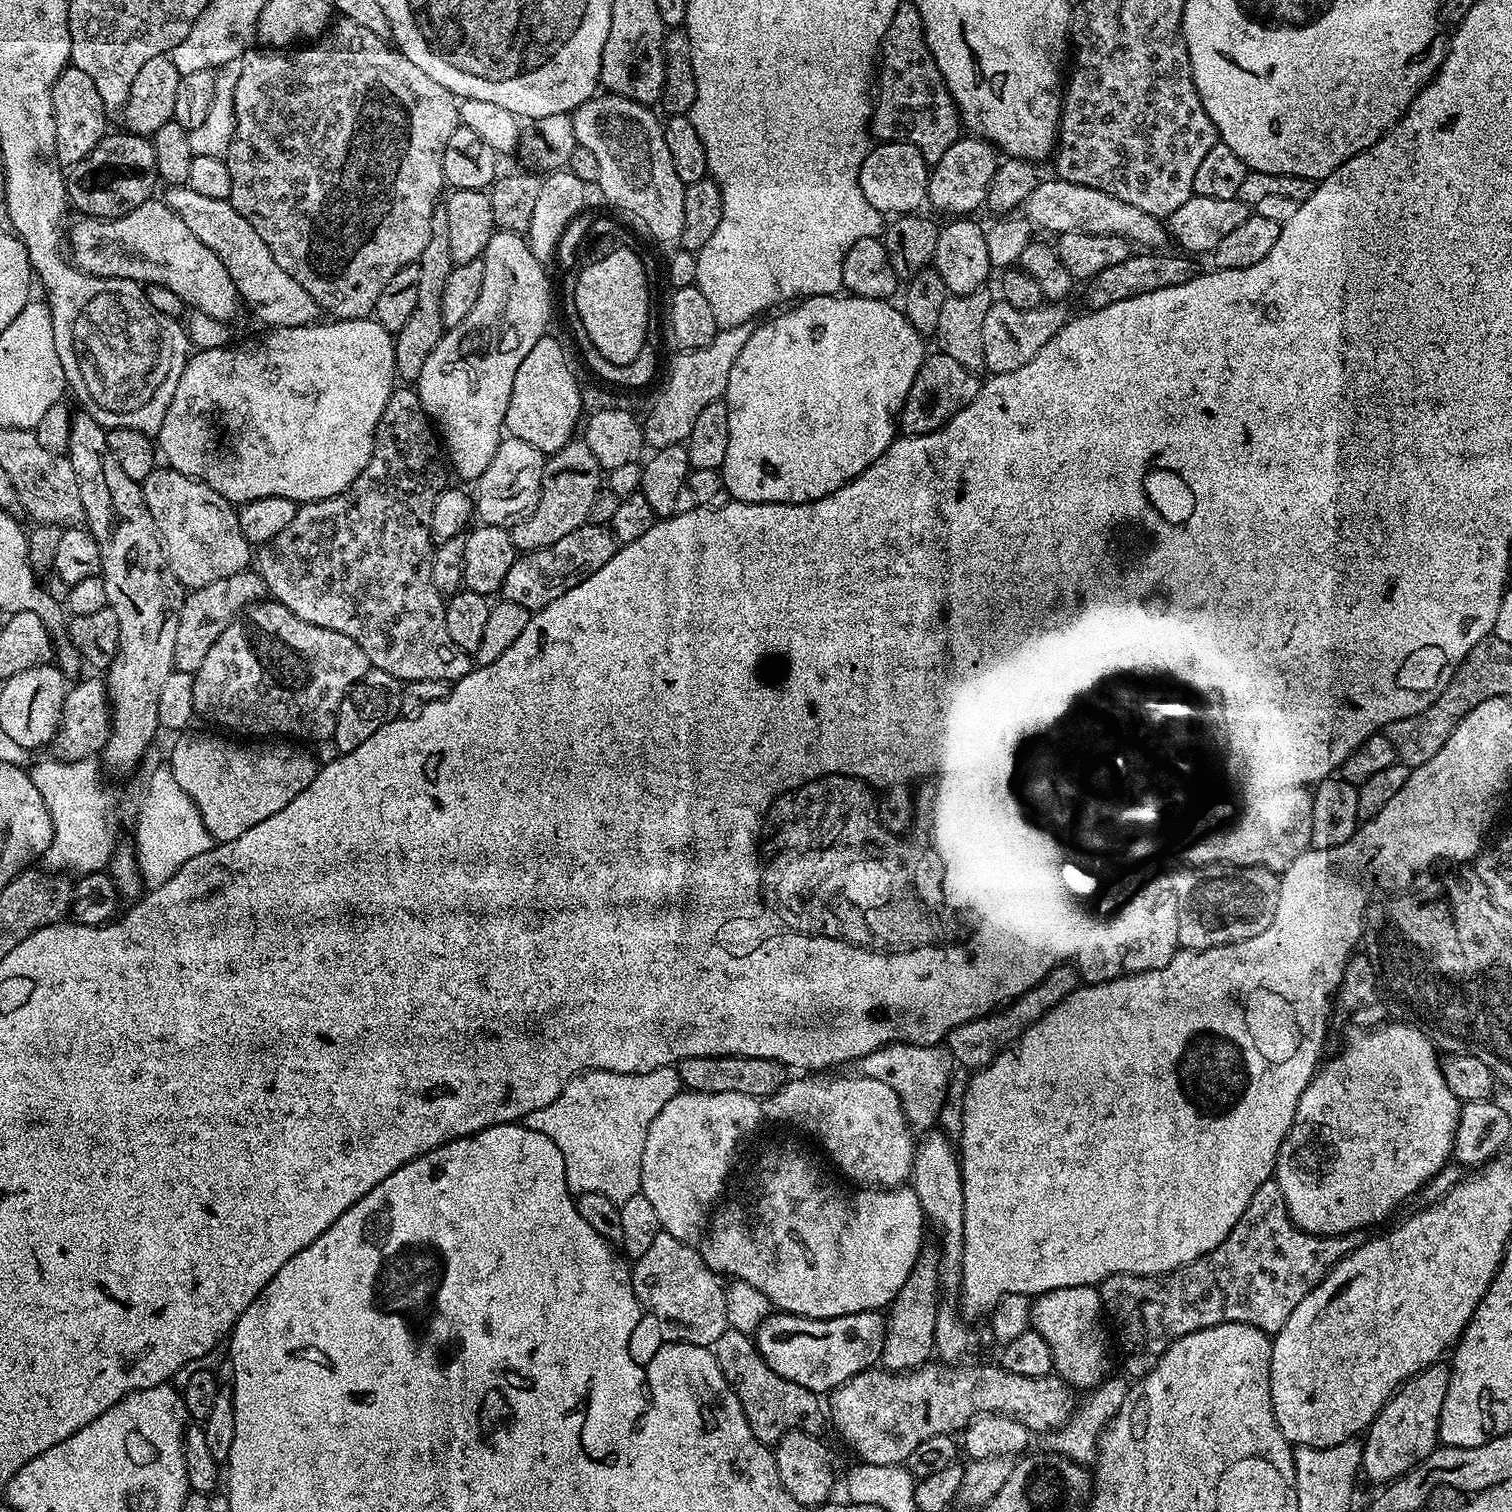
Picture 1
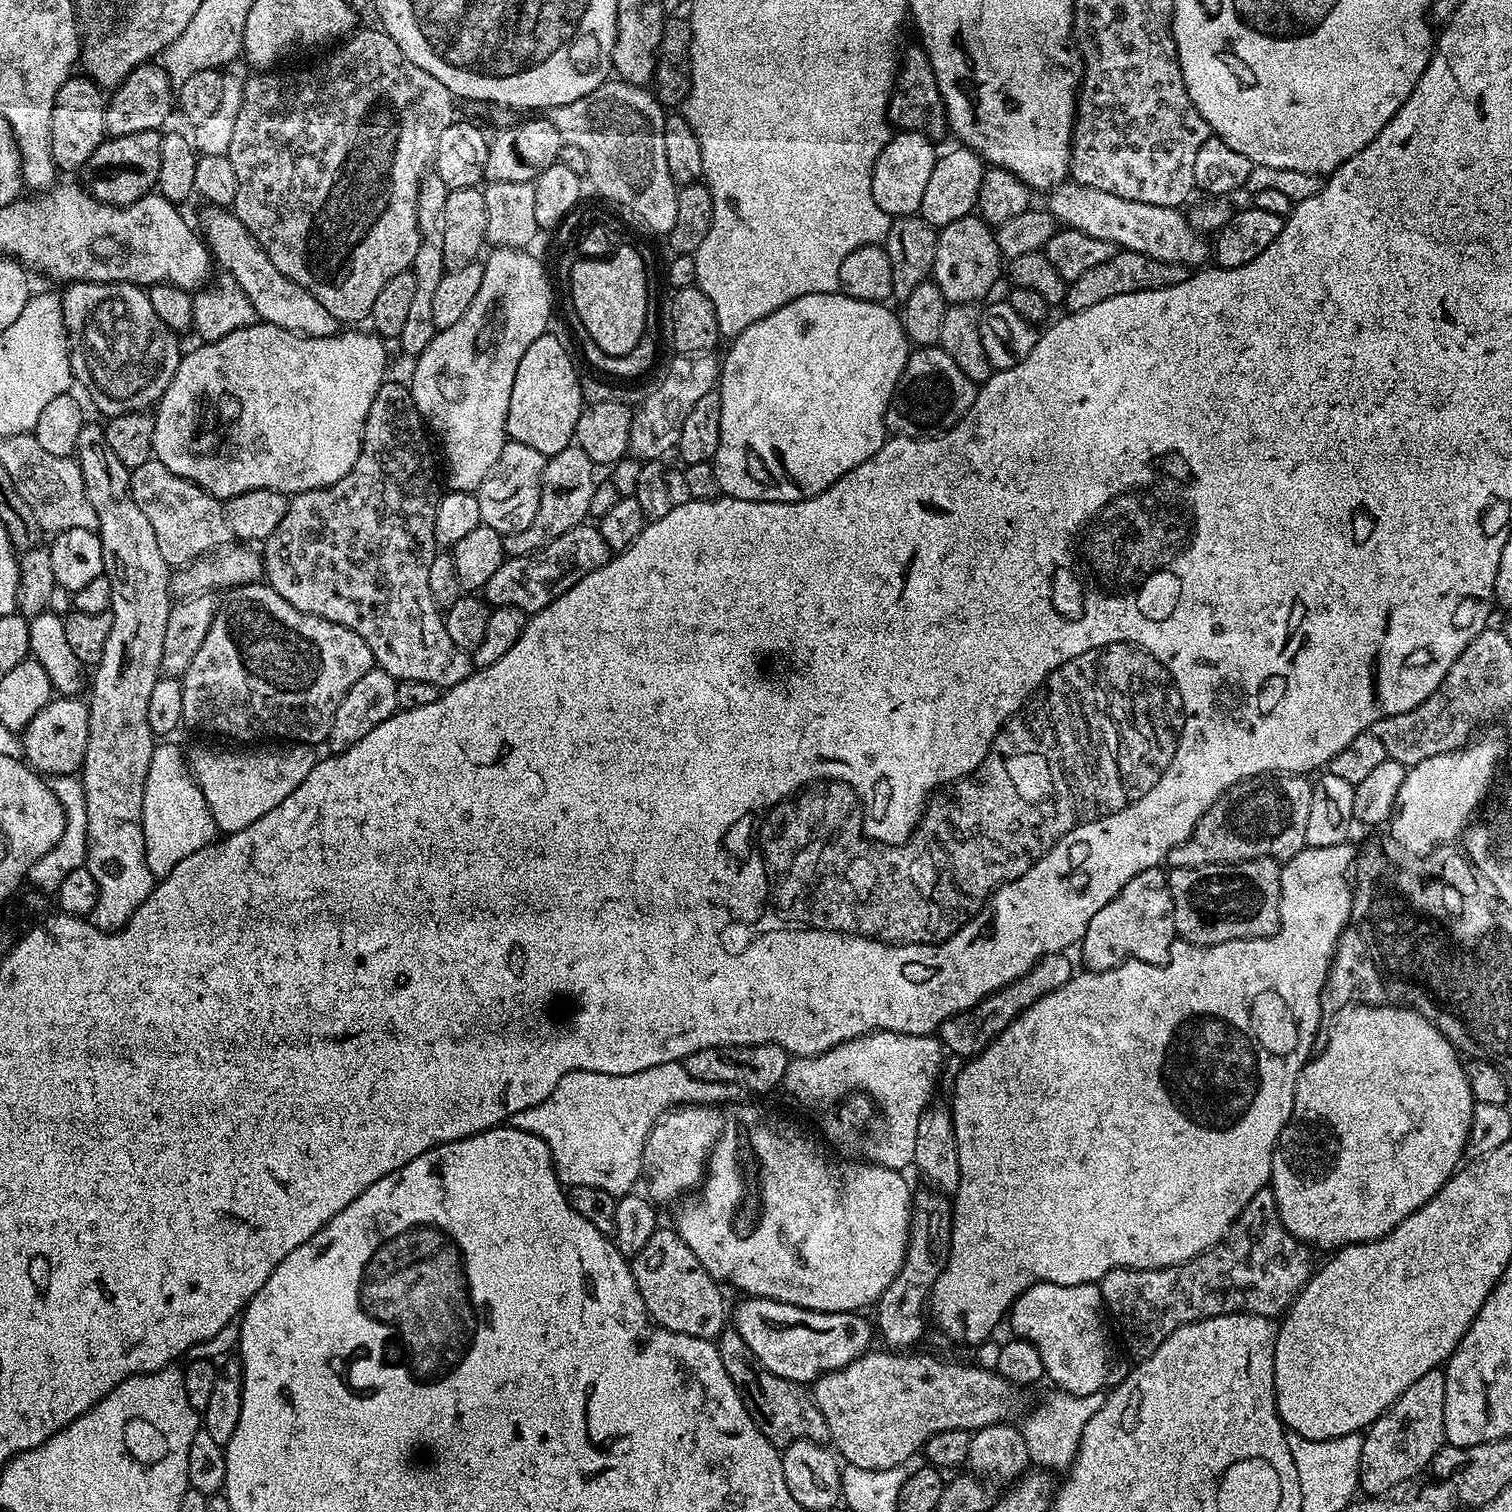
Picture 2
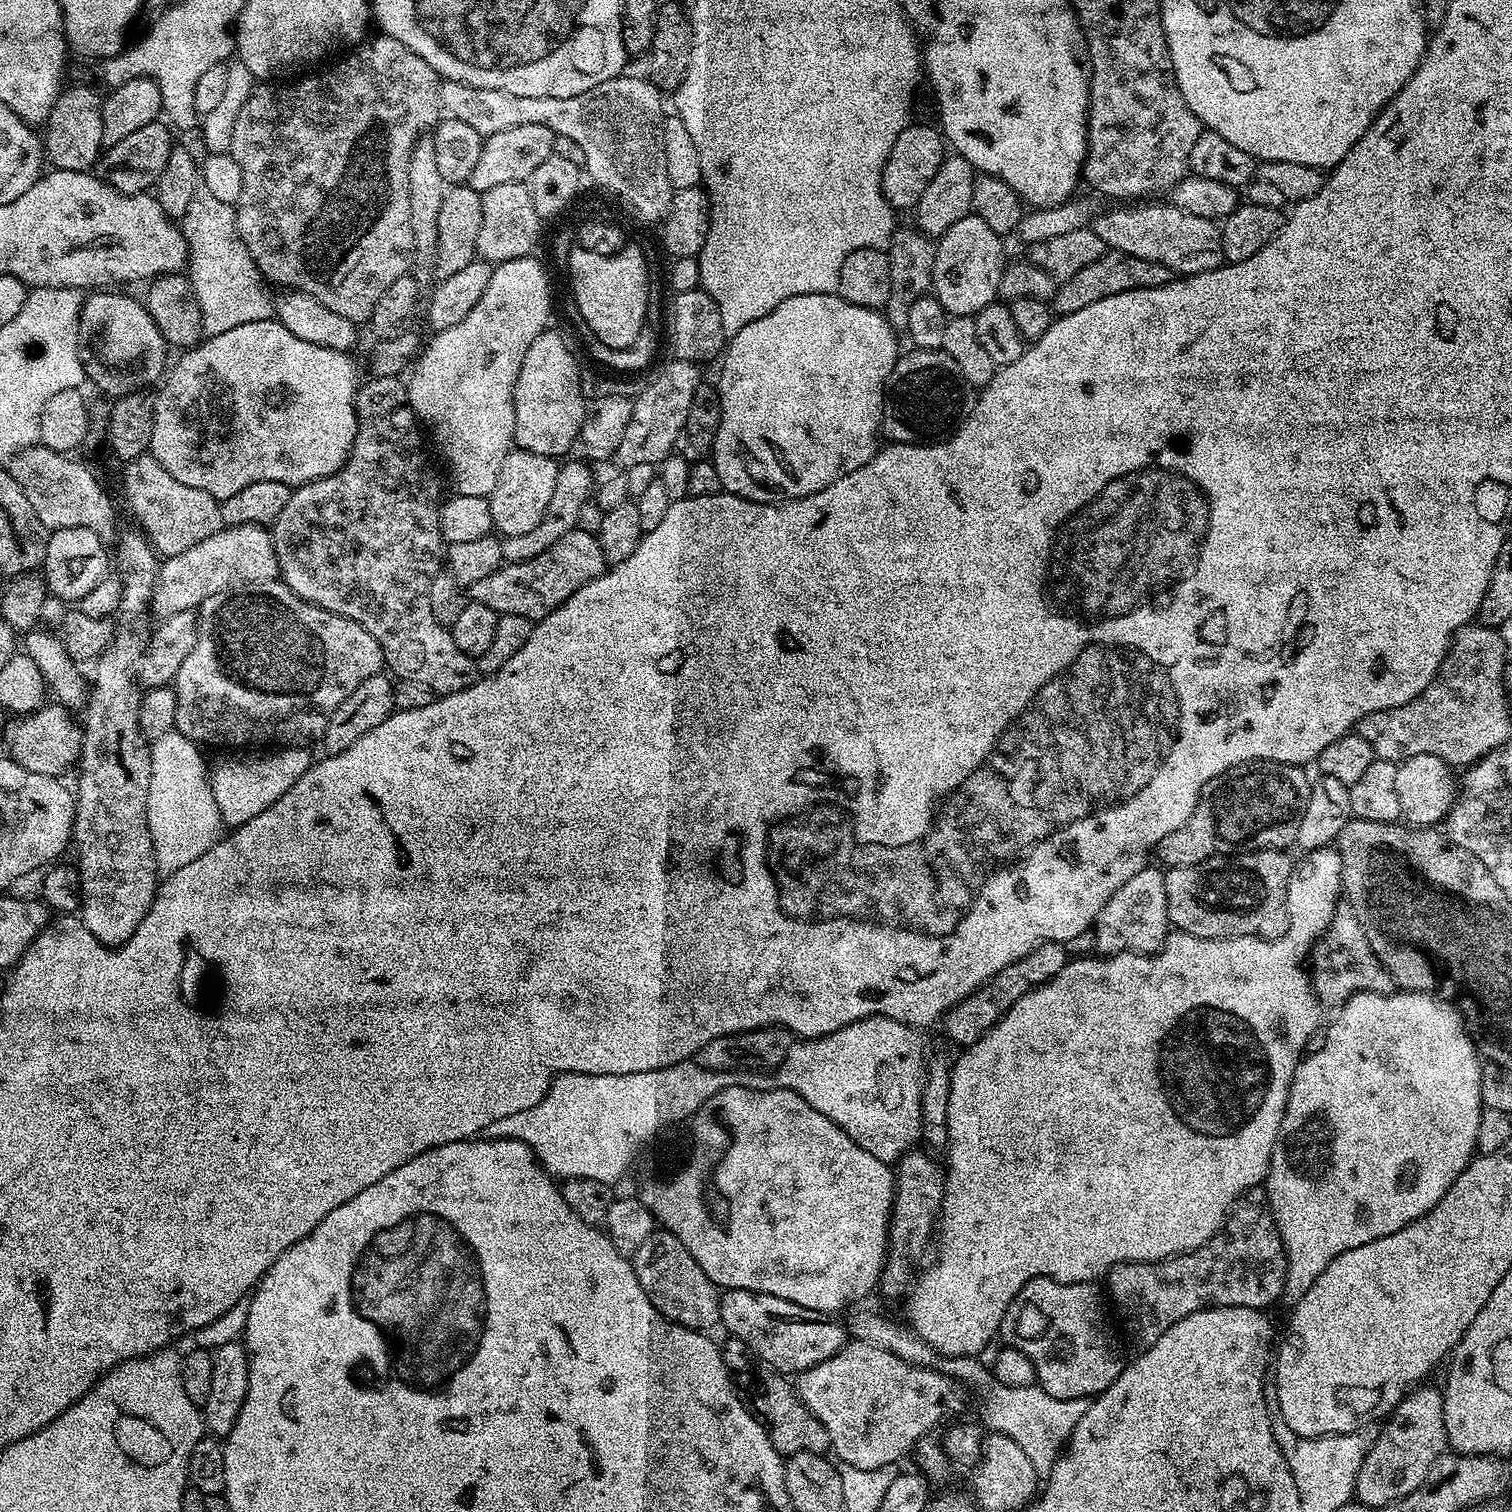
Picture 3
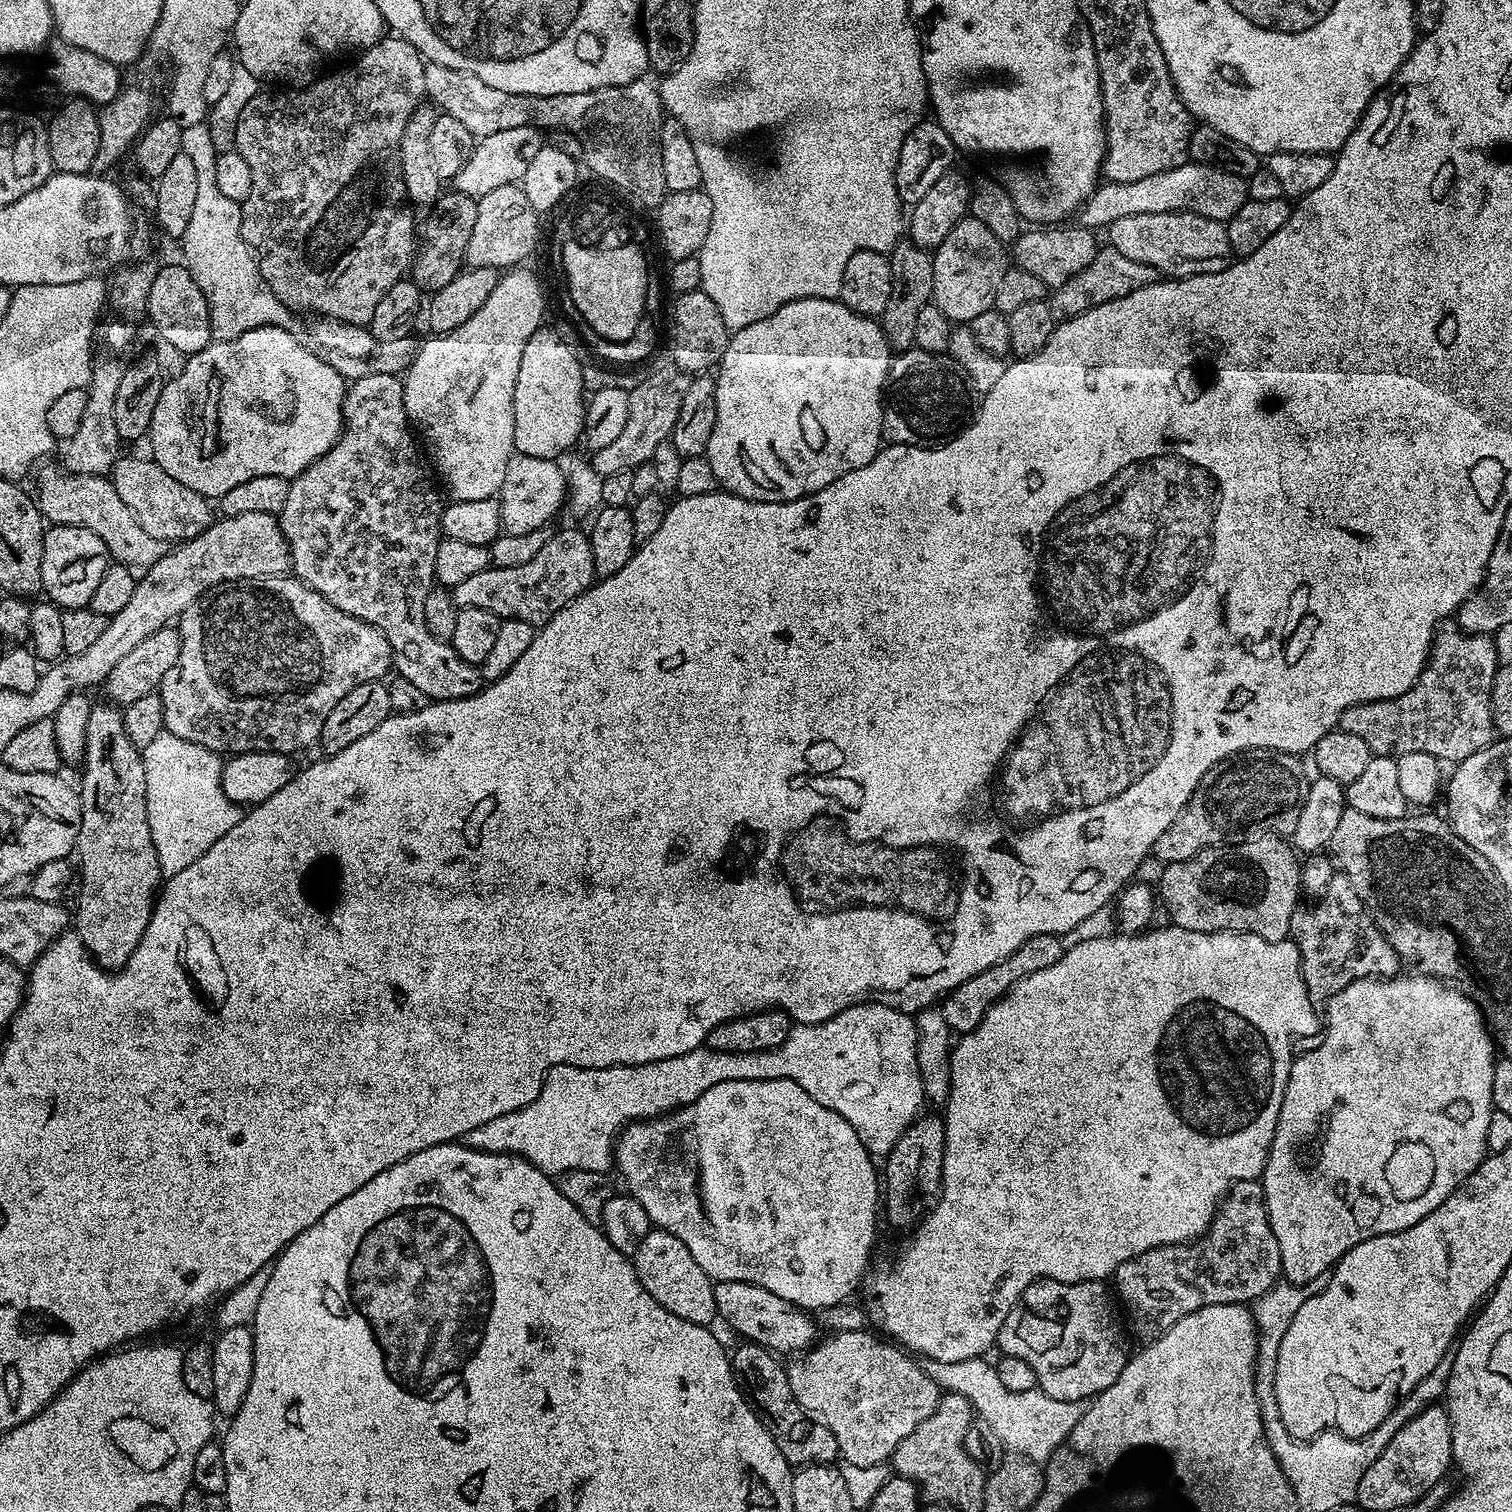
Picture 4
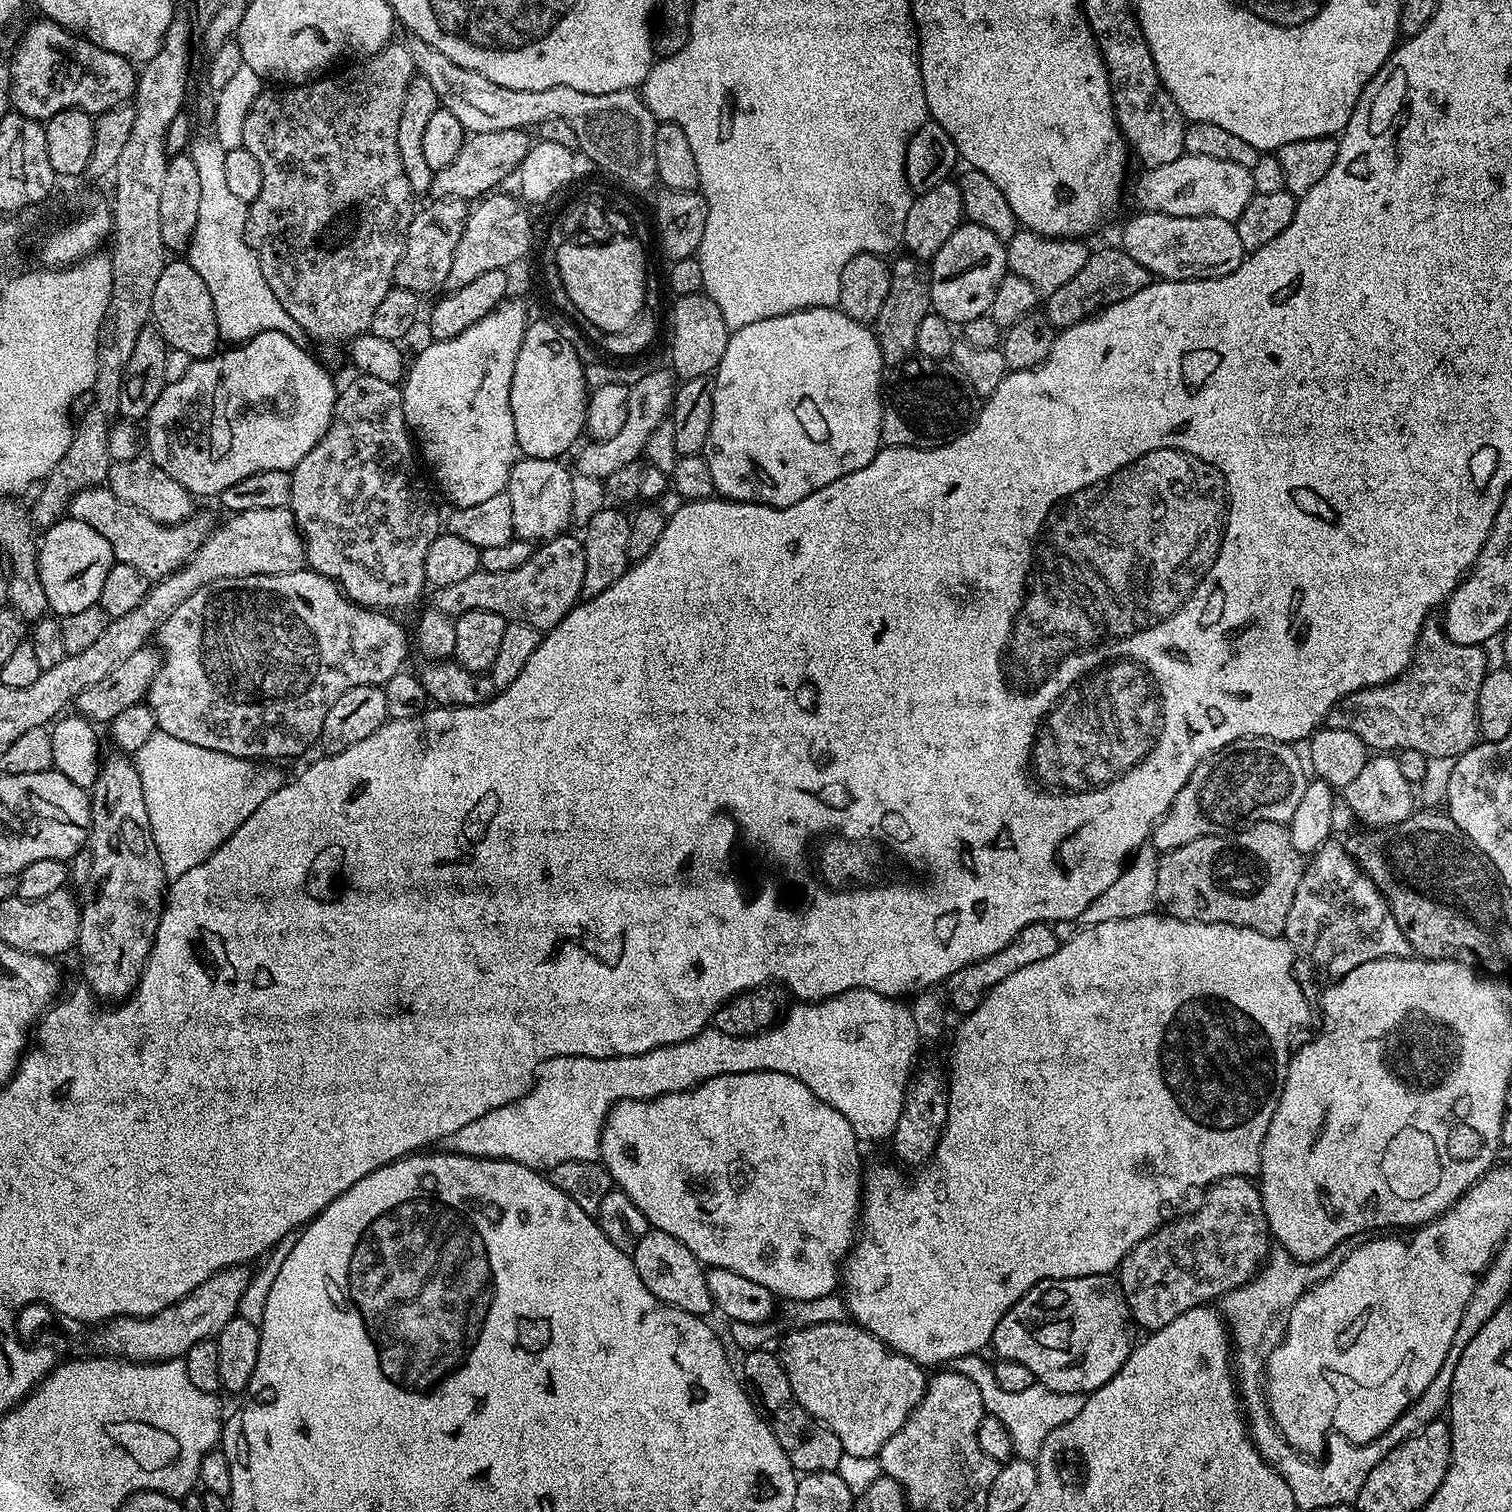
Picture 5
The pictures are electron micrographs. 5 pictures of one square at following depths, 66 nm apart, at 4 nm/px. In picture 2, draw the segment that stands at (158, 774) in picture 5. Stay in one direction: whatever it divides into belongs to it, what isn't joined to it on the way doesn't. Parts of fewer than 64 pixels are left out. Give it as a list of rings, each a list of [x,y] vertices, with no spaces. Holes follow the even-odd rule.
[[[160,742],[152,749],[150,758],[150,770],[146,774],[146,790],[142,798],[142,830],[146,842],[146,866],[150,866],[150,874],[153,878],[163,878],[182,862],[182,858],[190,858],[198,850],[207,848],[213,843],[218,829],[214,818],[210,814],[210,806],[206,806],[206,798],[202,796],[202,790],[192,777],[189,761],[175,748],[172,742]]]

